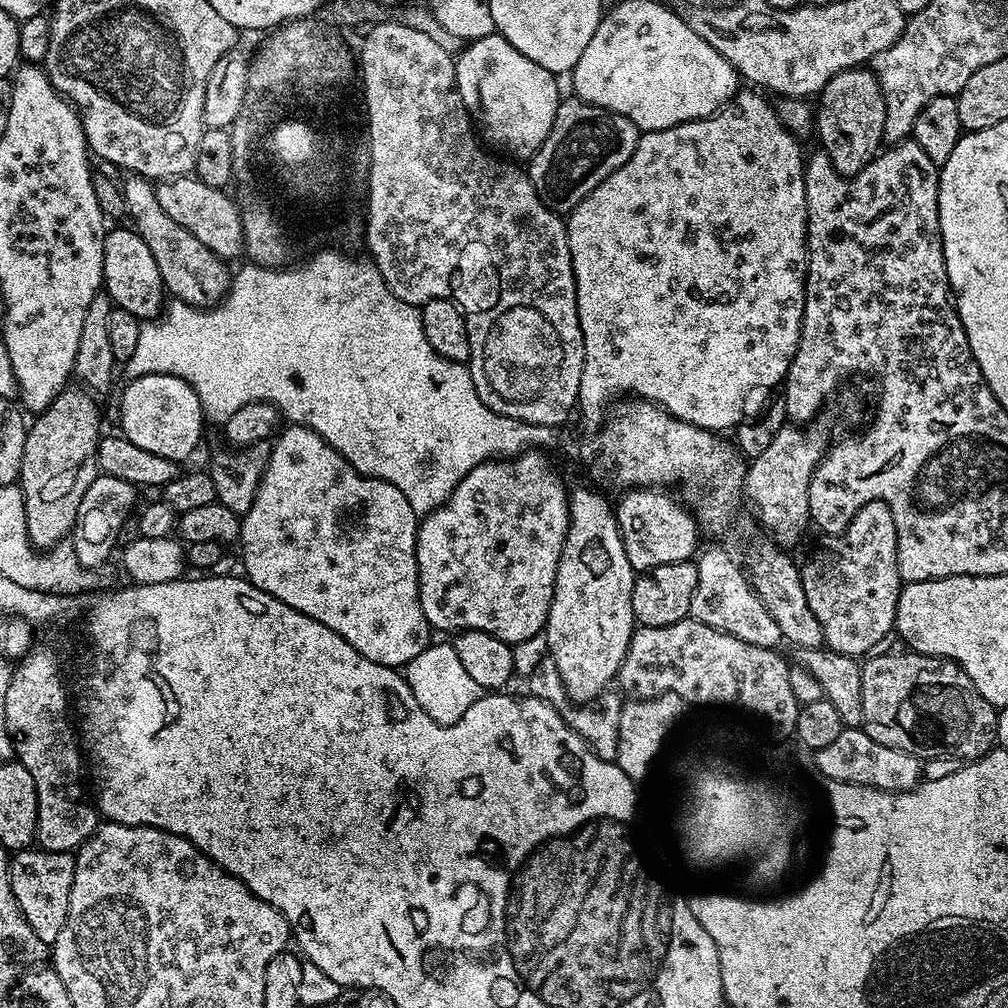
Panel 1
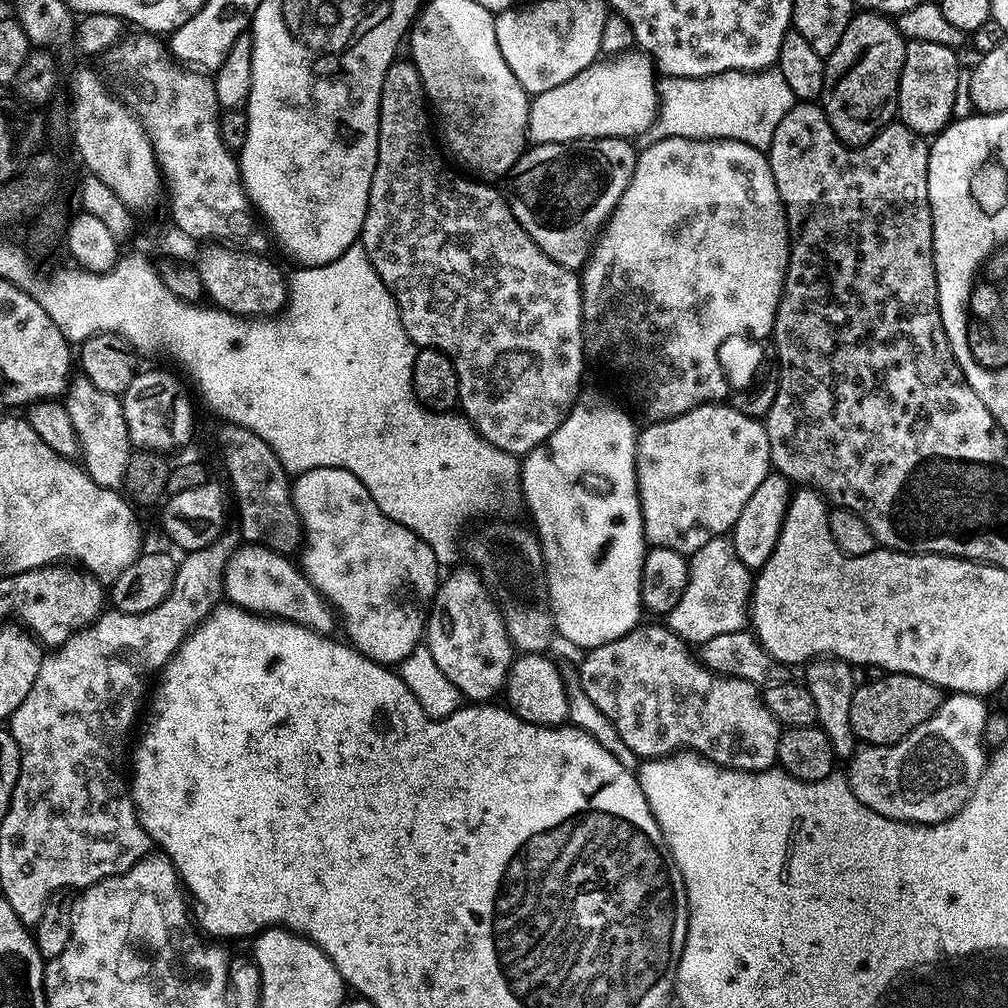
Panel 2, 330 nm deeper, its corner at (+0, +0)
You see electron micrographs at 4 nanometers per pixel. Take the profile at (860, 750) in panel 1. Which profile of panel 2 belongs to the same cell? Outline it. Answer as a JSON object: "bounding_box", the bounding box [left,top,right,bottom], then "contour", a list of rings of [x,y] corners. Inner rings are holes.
{"bounding_box":[846,694,990,824],"contour":[[[971,694],[949,695],[947,698],[941,699],[940,703],[936,705],[932,715],[927,716],[916,729],[910,734],[903,736],[896,744],[874,744],[861,747],[859,751],[851,757],[850,763],[852,763],[852,765],[846,769],[848,784],[852,787],[852,793],[856,795],[858,802],[870,806],[870,810],[874,810],[878,814],[889,816],[892,820],[907,820],[913,824],[940,824],[942,821],[948,820],[951,816],[955,816],[956,811],[970,798],[970,794],[974,790],[978,778],[984,772],[984,765],[986,763],[986,733],[984,727],[987,724],[987,718],[990,713],[989,706],[984,705],[984,702],[981,697]]]}

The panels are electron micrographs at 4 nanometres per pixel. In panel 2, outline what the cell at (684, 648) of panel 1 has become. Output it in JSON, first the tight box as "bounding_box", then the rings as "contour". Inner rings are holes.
{"bounding_box":[578,623,782,772],"contour":[[[641,623],[639,626],[629,630],[622,638],[614,642],[606,642],[602,646],[591,649],[588,656],[580,664],[580,679],[578,685],[591,702],[613,723],[614,729],[622,736],[622,740],[640,758],[659,758],[661,756],[670,756],[679,753],[681,750],[687,750],[713,764],[719,764],[722,768],[736,768],[740,772],[761,772],[767,768],[773,767],[777,763],[778,742],[782,726],[770,714],[768,707],[764,705],[764,698],[761,689],[757,685],[739,680],[733,676],[717,676],[716,673],[709,671],[701,664],[695,655],[692,656],[689,645],[681,640],[671,628],[660,624]]]}

